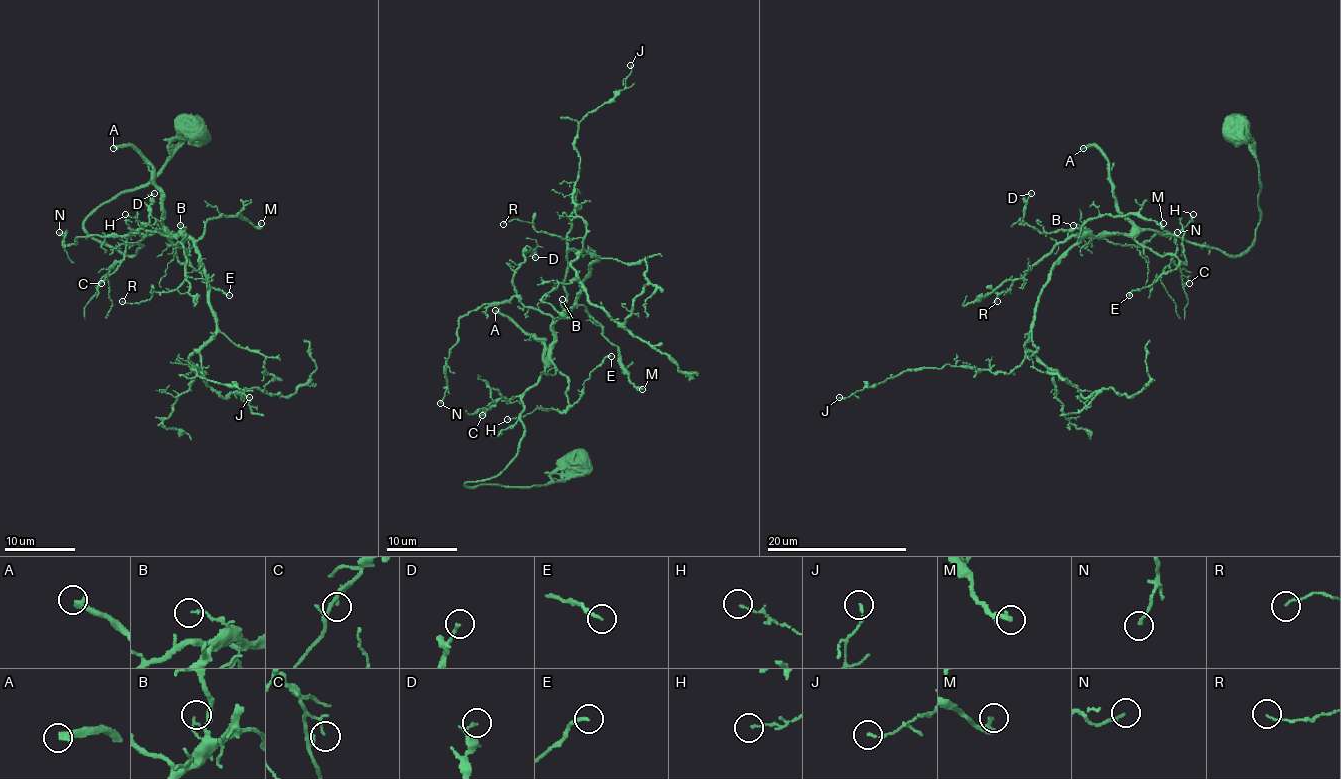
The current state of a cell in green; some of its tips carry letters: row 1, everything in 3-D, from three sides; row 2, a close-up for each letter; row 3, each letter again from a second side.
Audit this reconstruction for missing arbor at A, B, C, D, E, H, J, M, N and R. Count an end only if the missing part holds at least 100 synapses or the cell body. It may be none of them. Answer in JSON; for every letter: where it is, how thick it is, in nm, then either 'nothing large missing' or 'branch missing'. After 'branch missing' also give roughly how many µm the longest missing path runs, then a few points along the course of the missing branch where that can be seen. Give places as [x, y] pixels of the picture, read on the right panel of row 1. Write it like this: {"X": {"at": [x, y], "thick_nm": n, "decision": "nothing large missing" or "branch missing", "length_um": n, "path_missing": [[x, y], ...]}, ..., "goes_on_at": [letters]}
{"A": {"at": [1083, 148], "thick_nm": 320, "decision": "branch missing", "length_um": 70, "path_missing": [[1083, 148], [1004, 229], [967, 229], [962, 209], [992, 185], [1020, 199], [1020, 234], [983, 253]]}, "B": {"at": [1073, 225], "thick_nm": 110, "decision": "nothing large missing"}, "C": {"at": [1189, 283], "thick_nm": 70, "decision": "nothing large missing"}, "D": {"at": [1031, 193], "thick_nm": 170, "decision": "nothing large missing"}, "E": {"at": [1129, 295], "thick_nm": 190, "decision": "nothing large missing"}, "H": {"at": [1193, 214], "thick_nm": 90, "decision": "nothing large missing"}, "J": {"at": [839, 397], "thick_nm": 110, "decision": "nothing large missing"}, "M": {"at": [1163, 223], "thick_nm": 320, "decision": "nothing large missing"}, "N": {"at": [1177, 232], "thick_nm": 150, "decision": "nothing large missing"}, "R": {"at": [997, 301], "thick_nm": 100, "decision": "nothing large missing"}, "goes_on_at": ["A"]}

